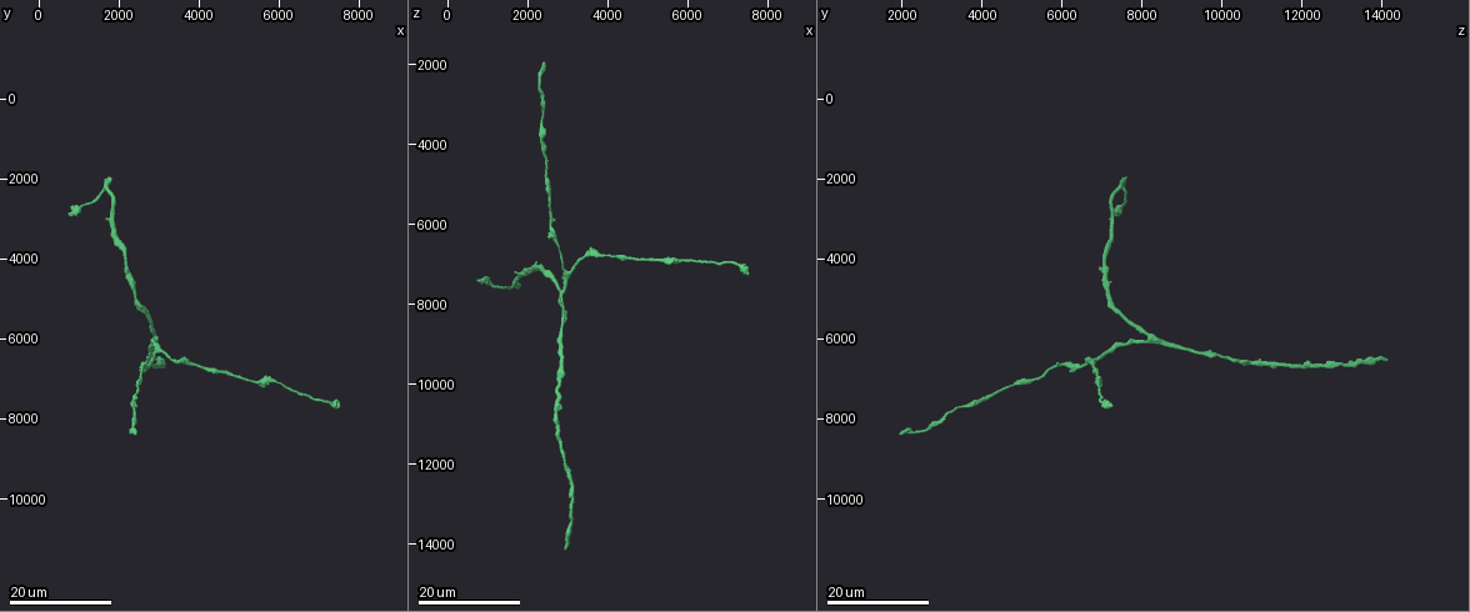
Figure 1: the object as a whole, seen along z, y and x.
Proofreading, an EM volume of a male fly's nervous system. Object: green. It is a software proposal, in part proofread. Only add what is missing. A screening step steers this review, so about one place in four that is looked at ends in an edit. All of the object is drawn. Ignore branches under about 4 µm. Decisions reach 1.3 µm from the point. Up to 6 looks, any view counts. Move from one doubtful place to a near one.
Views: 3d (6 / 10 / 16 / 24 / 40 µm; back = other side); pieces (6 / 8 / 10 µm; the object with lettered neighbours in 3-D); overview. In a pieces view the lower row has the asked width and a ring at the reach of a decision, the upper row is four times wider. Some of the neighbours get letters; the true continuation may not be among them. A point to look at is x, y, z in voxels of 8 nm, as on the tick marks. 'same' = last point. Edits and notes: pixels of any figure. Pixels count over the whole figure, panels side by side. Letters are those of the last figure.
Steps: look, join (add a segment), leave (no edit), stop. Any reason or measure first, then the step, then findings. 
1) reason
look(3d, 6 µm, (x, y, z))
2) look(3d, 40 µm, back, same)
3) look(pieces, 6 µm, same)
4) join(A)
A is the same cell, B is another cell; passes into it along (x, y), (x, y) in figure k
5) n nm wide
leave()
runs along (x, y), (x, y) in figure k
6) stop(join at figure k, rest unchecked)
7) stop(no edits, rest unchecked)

an open end
look(3d, 24 µm, (1750, 1900, 7550))

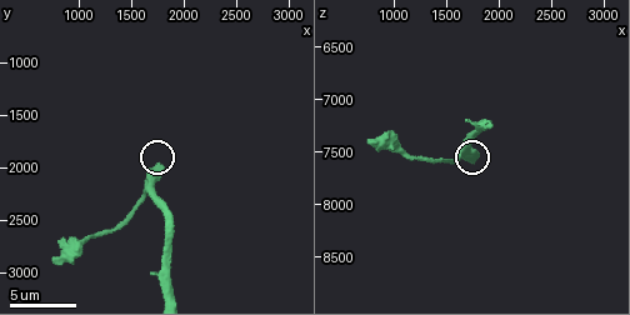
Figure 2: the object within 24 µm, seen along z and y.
see the neighbours
look(pieces, 8 µm, (1760, 1980, 7580))

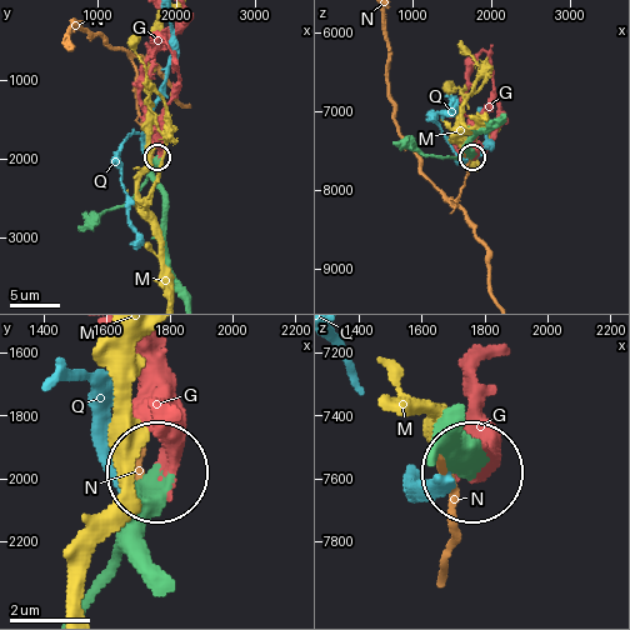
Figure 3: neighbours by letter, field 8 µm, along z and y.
370 nm wide
join(G)
G is the same cell, M, N and Q are other cells; passes into it along (166, 574), (146, 543), (146, 513), (166, 476), (160, 341) in figure 3; it goes on there

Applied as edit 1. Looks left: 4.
look(overview)

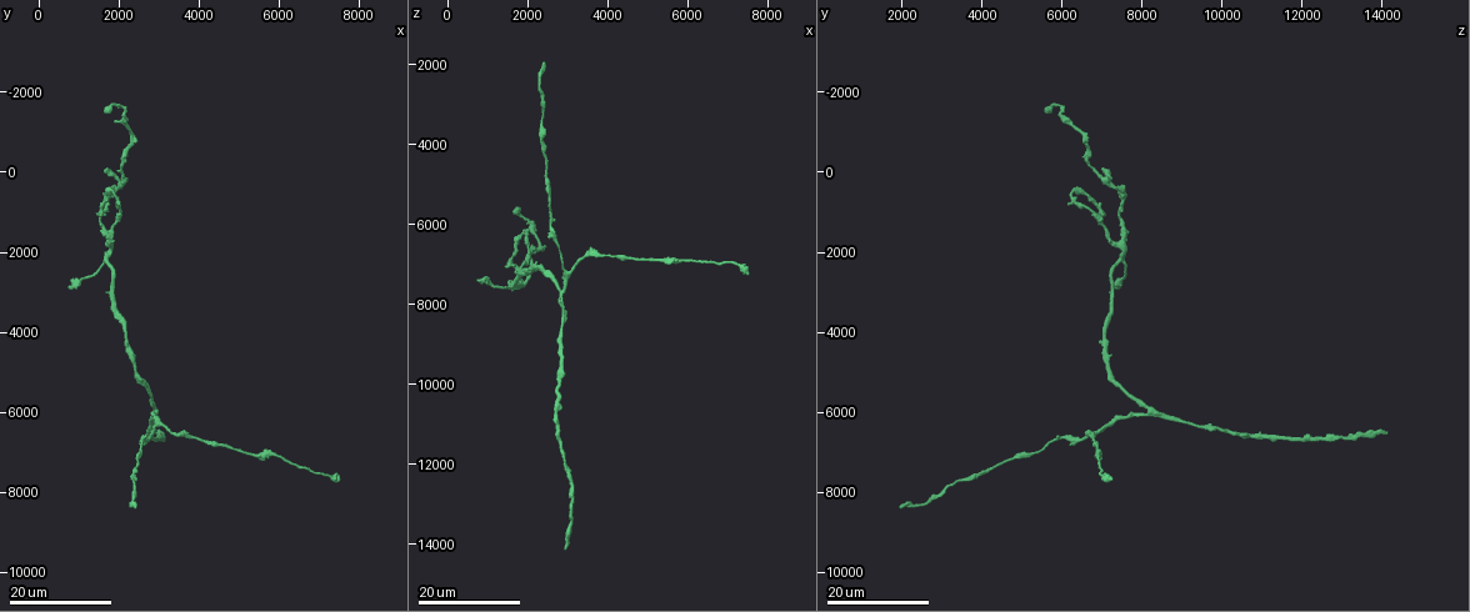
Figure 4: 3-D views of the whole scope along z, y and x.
free end
look(3d, 24 µm, (750, 2950, 7350))

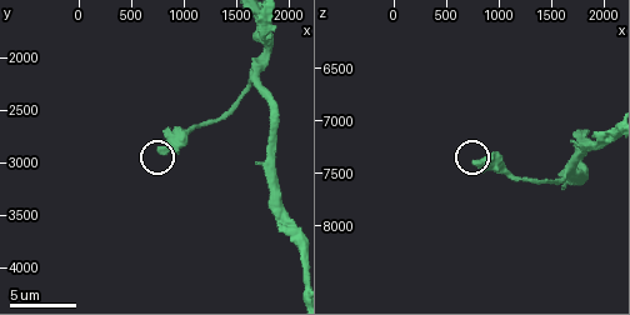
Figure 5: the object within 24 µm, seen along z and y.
look(pieces, 10 µm, (780, 2880, 7400))

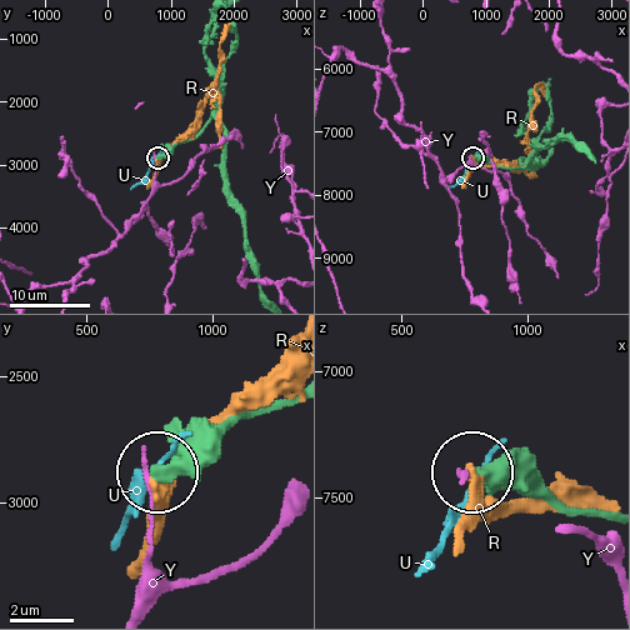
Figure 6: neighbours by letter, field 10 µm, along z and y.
leave()
R, U and Y are other cells; runs along (226, 174), (225, 133), (213, 118), (156, 156) in figure 6; no lettered segment goes on from it

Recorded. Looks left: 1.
stop(join at figure 3, rest unchecked)

